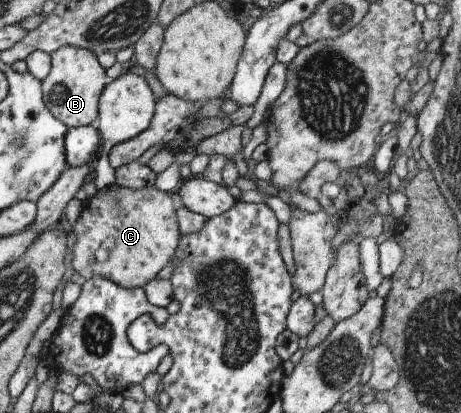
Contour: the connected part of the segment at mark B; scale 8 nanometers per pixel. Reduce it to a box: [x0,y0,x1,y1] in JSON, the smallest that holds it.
[40,45,106,128]

